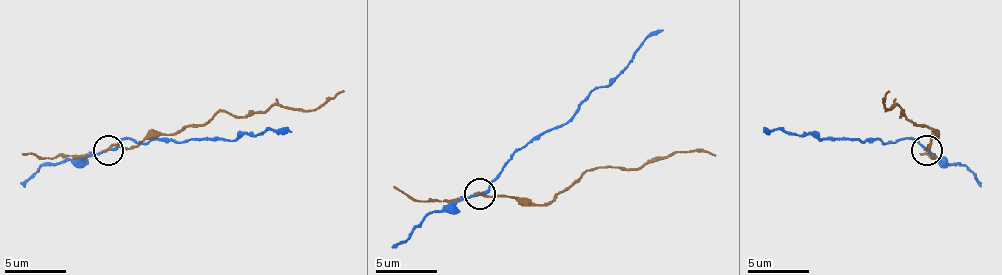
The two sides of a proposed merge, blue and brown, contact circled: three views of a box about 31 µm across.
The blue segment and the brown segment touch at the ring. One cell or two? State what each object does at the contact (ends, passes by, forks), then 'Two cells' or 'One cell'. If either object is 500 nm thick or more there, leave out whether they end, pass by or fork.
At the ring blue passes by. At the ring brown ends. Two cells

